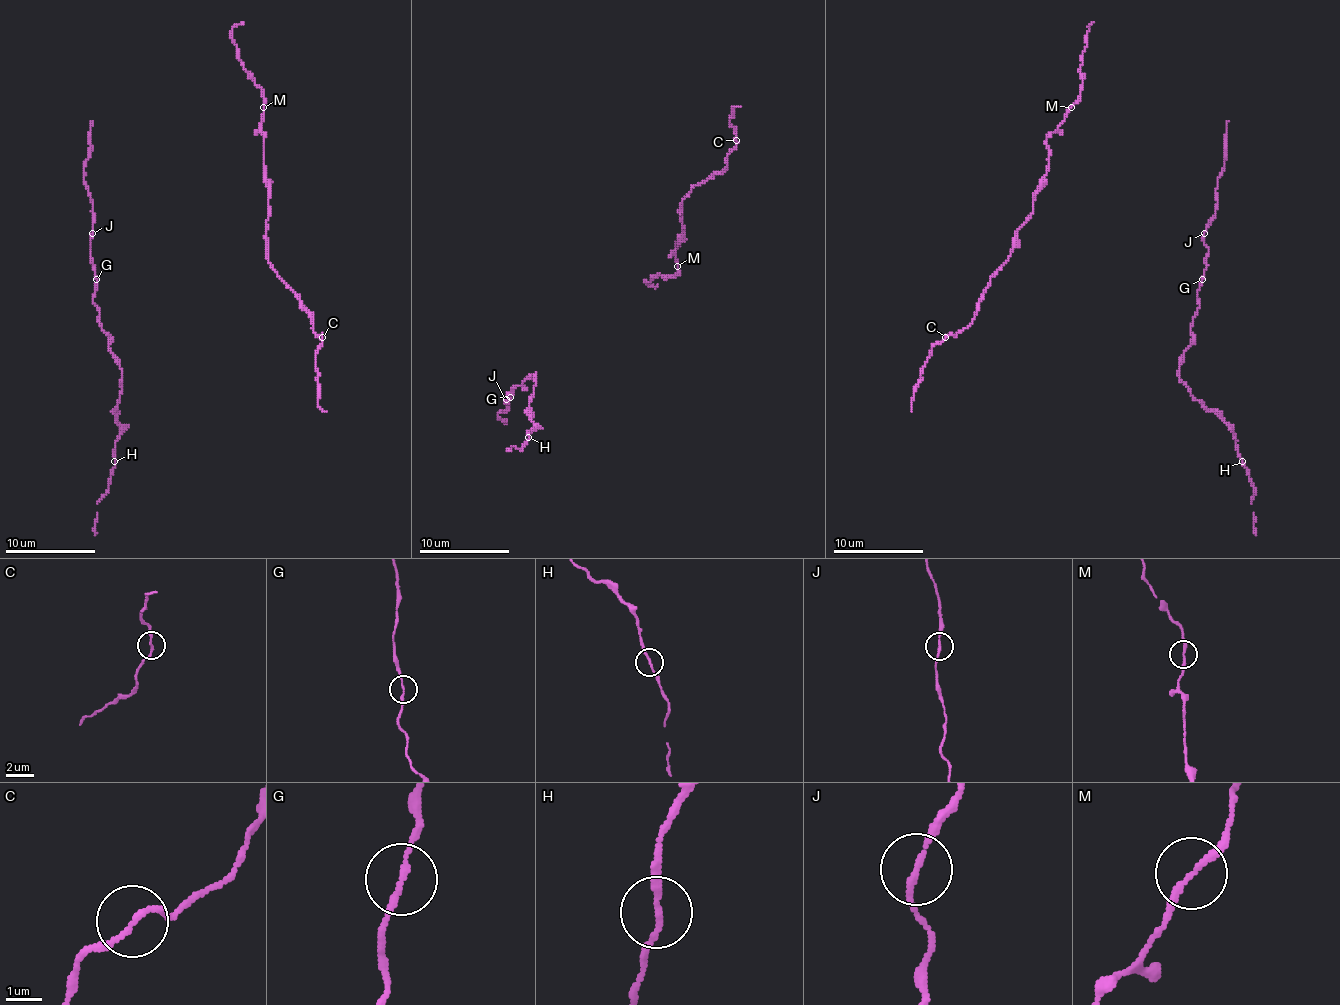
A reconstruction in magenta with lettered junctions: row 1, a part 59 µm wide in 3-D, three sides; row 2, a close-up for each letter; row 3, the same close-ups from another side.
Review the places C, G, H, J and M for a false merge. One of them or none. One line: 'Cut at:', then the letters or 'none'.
Cut at: none

